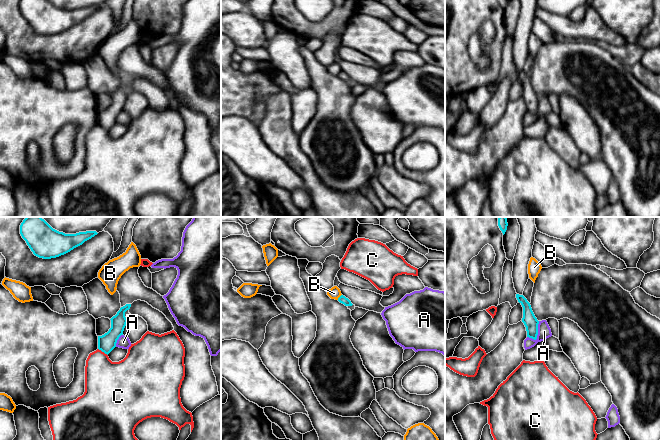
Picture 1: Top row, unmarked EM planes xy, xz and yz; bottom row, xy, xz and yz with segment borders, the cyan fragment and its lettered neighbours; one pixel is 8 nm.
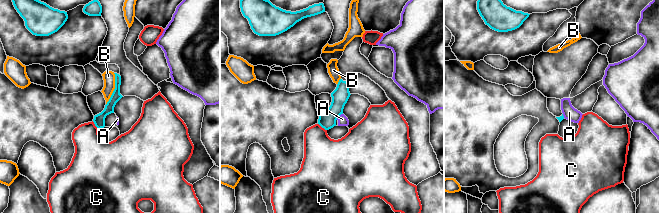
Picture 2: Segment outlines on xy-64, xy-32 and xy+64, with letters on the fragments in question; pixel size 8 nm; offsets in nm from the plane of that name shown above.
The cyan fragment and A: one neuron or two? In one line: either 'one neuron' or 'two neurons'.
two neurons

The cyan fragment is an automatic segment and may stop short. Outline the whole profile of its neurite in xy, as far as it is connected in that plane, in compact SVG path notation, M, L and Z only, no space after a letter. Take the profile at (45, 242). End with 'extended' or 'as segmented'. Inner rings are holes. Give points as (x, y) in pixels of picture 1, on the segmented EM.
M26 217L20 225L20 234L35 256L51 259L70 252L98 233L65 234L53 229L41 217Z; as segmented

